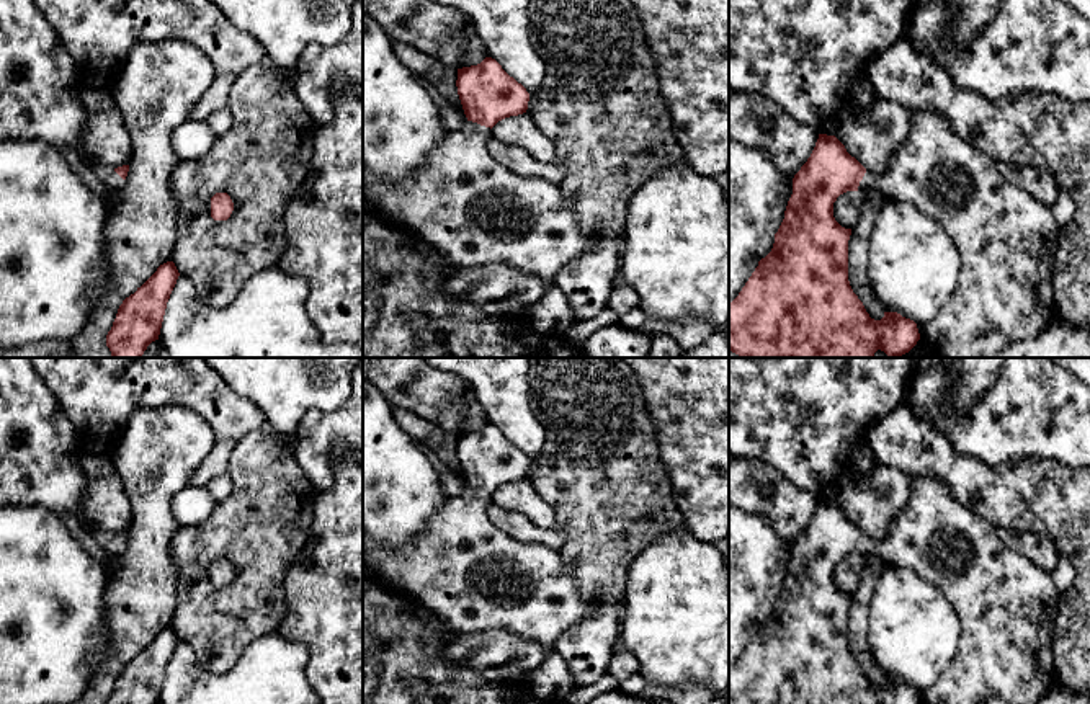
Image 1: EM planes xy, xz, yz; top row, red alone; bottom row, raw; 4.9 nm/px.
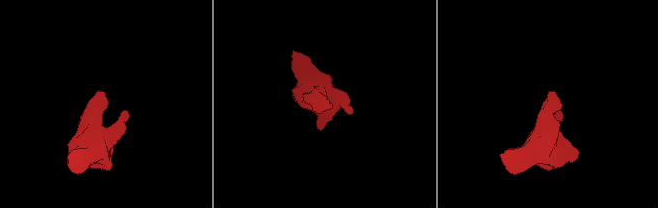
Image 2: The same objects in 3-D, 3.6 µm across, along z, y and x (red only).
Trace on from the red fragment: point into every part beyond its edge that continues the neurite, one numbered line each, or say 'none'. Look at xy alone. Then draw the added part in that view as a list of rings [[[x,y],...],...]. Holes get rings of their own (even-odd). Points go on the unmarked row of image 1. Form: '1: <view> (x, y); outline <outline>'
none

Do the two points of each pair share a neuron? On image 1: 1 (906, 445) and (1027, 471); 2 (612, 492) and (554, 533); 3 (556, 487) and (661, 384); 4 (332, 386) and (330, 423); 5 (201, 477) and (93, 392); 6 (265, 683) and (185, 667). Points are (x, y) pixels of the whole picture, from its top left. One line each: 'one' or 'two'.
1: one
2: two
3: two
4: two
5: one
6: one

